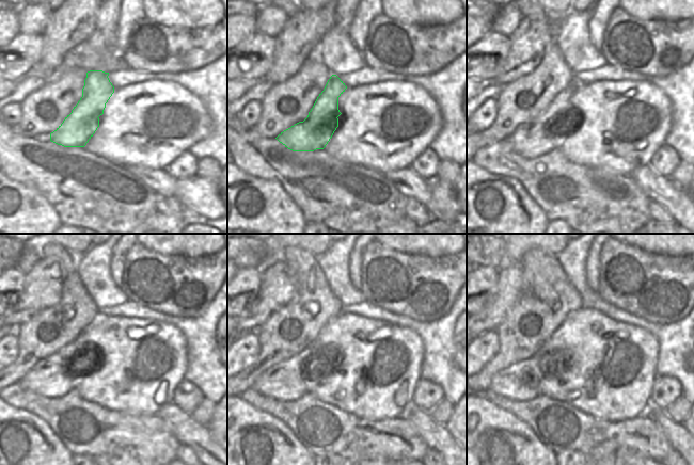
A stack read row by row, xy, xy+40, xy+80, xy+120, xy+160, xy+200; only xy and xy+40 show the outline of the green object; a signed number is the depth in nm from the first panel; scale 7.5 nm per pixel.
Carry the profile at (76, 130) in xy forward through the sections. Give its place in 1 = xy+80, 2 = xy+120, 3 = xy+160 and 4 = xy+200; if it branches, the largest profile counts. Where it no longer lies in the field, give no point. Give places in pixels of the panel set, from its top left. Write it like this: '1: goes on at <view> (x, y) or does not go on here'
1: goes on at xy+80 (547, 131)
2: goes on at xy+120 (49, 378)
3: goes on at xy+160 (285, 381)
4: goes on at xy+200 (520, 382)

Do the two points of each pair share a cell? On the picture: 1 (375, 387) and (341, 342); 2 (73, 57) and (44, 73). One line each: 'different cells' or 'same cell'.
1: same cell
2: same cell

